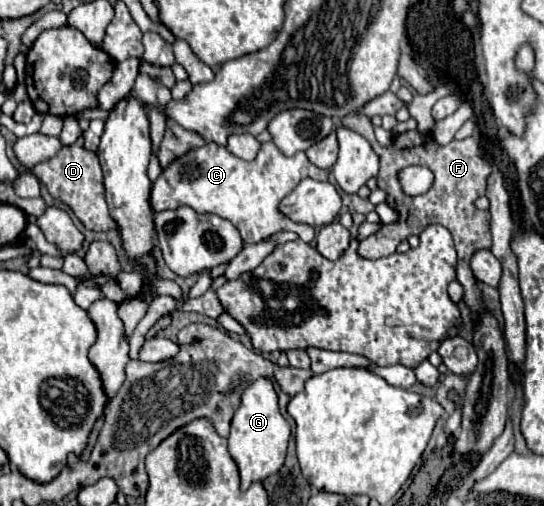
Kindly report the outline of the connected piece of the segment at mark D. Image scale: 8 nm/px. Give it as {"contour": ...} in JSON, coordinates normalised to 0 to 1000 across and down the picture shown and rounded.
{"contour":[[[151,271],[132,291],[114,291],[110,302],[103,302],[96,314],[66,326],[63,346],[88,370],[96,389],[114,393],[140,421],[140,429],[154,441],[158,453],[199,457],[213,449],[191,393],[191,362],[188,362],[188,334],[180,310],[176,302],[158,298],[151,291]]]}

